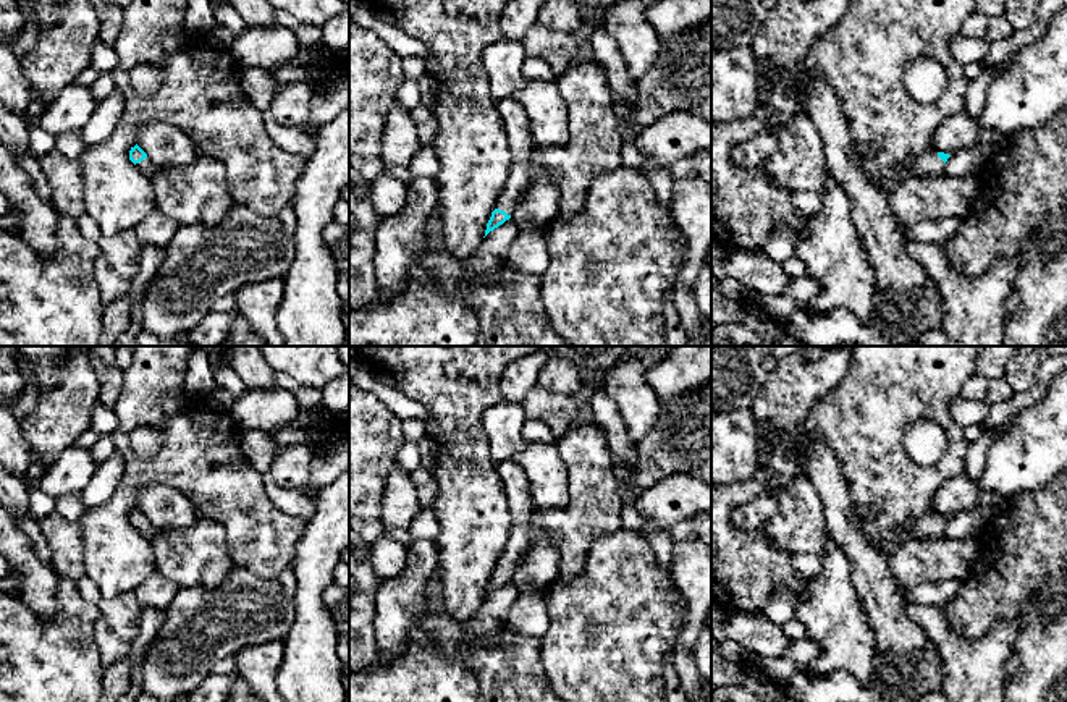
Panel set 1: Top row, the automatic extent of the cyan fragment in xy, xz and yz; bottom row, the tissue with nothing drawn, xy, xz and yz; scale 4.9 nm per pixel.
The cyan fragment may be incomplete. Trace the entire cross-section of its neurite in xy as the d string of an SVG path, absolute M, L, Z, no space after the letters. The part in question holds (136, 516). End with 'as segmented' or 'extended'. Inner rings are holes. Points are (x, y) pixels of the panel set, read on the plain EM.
M136 506L129 513L129 522L149 540L157 535L158 529L147 519L147 516Z | extended

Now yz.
M934 511L926 513L925 516L912 519L905 526L905 537L913 539L936 539L944 534L944 526L951 518L938 514Z | extended

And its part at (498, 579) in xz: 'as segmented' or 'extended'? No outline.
extended

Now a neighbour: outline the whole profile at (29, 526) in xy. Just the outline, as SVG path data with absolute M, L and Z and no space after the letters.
M13 514L13 519L21 527L21 531L31 539L36 555L42 561L52 563L52 555L53 555L52 548L50 548L47 539L42 535L36 518L29 516L29 514Z

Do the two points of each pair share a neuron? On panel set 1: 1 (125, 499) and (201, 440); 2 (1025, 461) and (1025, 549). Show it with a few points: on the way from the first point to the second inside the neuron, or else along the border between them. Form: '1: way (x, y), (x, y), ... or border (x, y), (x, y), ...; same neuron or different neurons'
1: way (141, 479), (149, 471), (177, 465), (181, 460); same neuron
2: border (1050, 481), (1035, 489), (1017, 492), (1006, 500); different neurons

